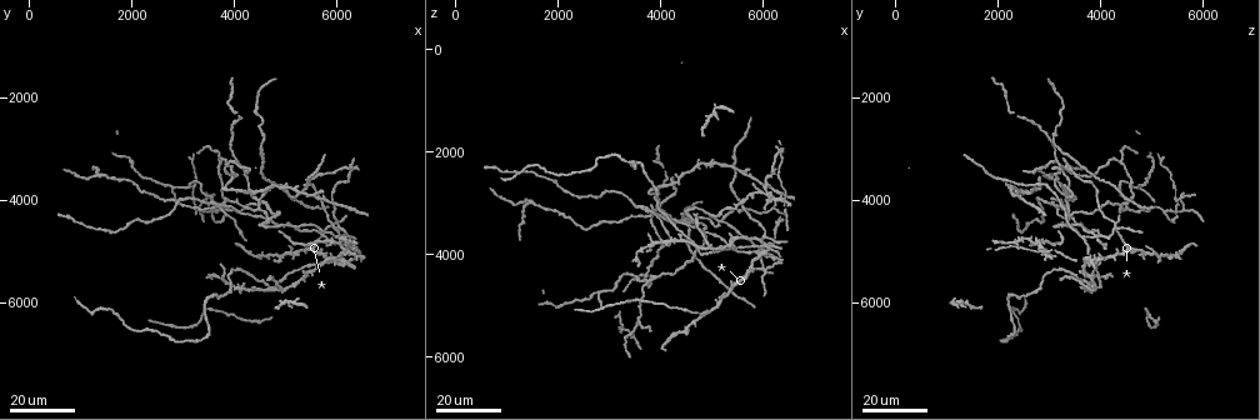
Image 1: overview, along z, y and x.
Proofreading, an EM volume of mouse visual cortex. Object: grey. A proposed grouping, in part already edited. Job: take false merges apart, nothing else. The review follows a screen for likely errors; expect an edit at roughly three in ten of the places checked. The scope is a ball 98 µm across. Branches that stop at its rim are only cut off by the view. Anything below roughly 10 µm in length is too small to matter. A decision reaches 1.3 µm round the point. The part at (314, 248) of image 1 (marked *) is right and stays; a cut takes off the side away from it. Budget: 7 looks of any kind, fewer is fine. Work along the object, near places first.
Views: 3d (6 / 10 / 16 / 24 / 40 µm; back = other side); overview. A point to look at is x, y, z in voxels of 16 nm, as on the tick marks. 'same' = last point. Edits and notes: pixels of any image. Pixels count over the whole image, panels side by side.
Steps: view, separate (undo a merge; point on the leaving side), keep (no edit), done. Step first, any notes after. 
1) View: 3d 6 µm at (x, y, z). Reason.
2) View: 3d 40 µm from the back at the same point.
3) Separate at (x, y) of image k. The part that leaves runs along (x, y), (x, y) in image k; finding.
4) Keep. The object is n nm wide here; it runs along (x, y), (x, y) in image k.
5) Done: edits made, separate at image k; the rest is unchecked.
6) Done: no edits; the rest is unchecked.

View: 3d 24 µm at (6150, 5150, 3850). Sharp bend.

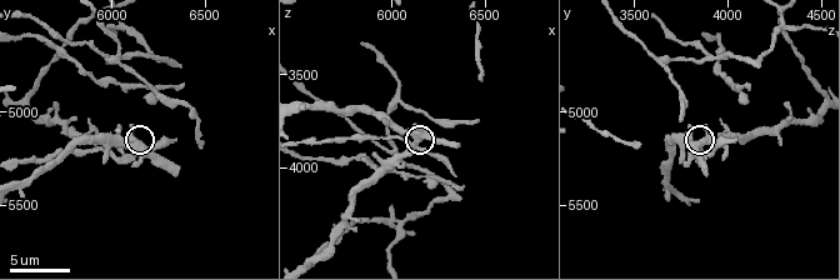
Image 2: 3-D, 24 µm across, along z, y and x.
View: 3d 6 µm at (6120, 5160, 3860).

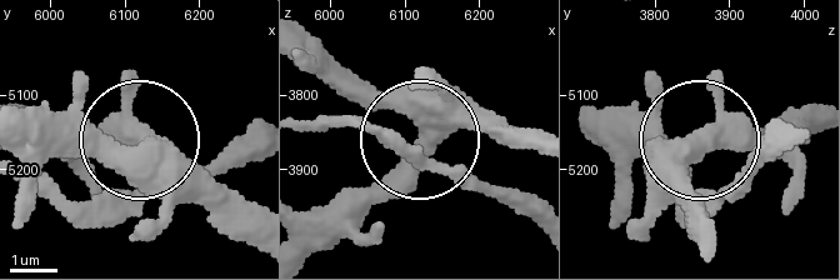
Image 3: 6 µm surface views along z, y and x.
Keep. It runs along (818, 110), (746, 134), (606, 145) in image 3; all the same cell.

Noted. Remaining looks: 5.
View: 3d 24 µm at (6000, 4400, 4250).

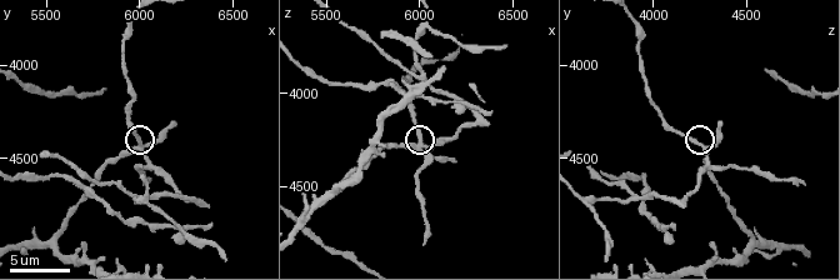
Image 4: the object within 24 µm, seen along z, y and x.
View: 3d 10 µm at (6000, 4460, 4280).

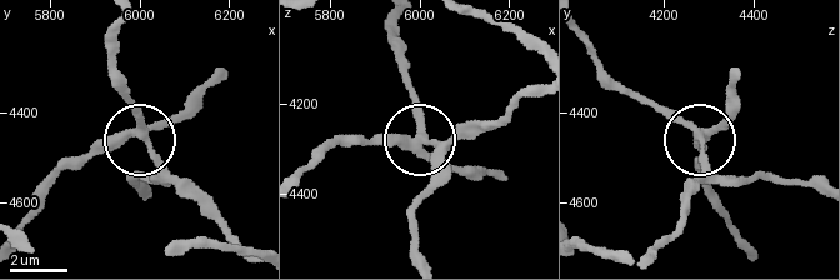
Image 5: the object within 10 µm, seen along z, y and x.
Keep. The side arm is 32 µm long; it runs along (301, 168), (340, 144), (416, 139), (414, 89) in image 5; continuous, no second cell.

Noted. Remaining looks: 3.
View: 3d 24 µm at (6150, 4900, 2800). Looks like a crossing.

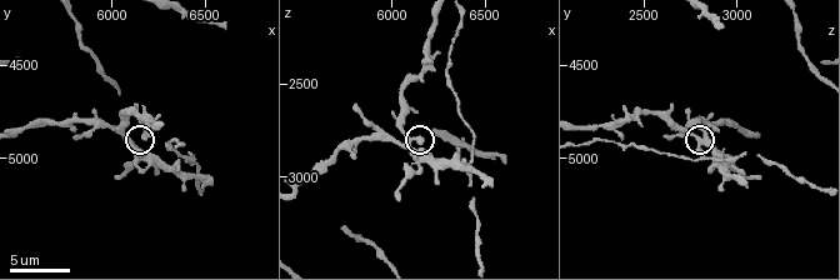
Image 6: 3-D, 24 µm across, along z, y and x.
View: 3d 6 µm at (6080, 4900, 2800).

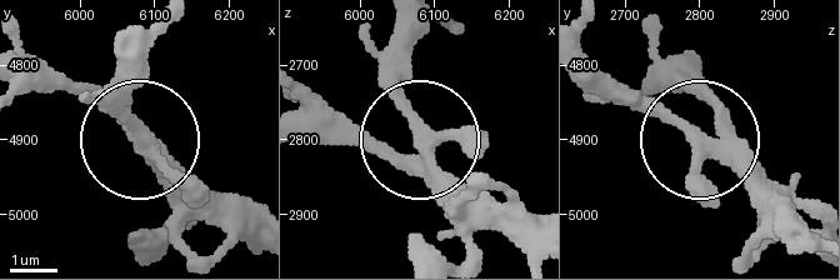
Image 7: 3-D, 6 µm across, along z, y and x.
Keep. 5 arms meet here; it runs along (310, 141), (414, 141), (406, 21) in image 7; continuous, no second cell.

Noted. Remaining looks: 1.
Done: no edits; the rest is unchecked.

